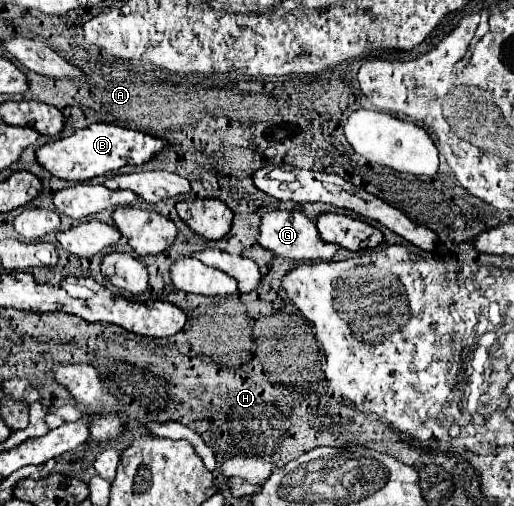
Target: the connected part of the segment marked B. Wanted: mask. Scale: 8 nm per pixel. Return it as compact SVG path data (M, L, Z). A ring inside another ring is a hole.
M95 123L73 133L71 137L43 145L37 151L37 161L55 177L61 177L67 181L89 181L93 177L117 171L125 165L147 163L169 147L171 147L169 141L153 137L143 131L135 131L135 129L127 129L127 127L119 127L111 123Z

